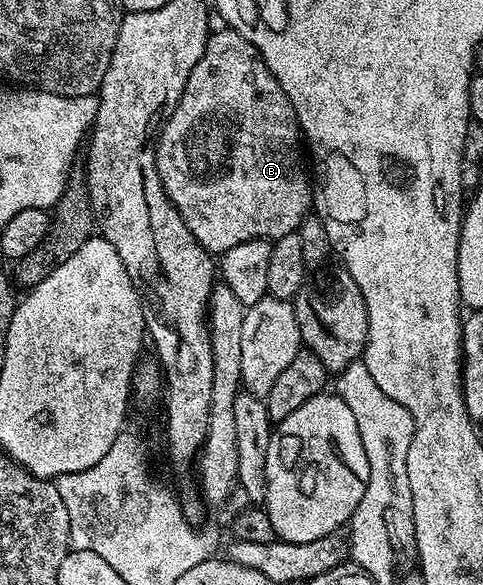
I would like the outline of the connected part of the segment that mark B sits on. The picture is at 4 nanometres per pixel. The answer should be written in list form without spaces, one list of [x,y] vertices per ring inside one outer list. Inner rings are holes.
[[[228,28],[214,31],[207,39],[201,60],[197,60],[197,68],[193,68],[193,72],[189,72],[189,80],[181,92],[181,100],[177,104],[177,108],[163,123],[163,129],[159,132],[155,147],[157,172],[161,176],[161,184],[169,196],[169,200],[177,208],[181,220],[185,220],[189,232],[193,232],[196,240],[212,256],[224,254],[229,248],[237,248],[237,244],[245,244],[249,240],[258,238],[274,240],[296,233],[313,210],[313,182],[309,177],[308,167],[307,170],[303,167],[303,154],[305,158],[305,150],[301,145],[299,121],[293,112],[293,104],[289,104],[289,96],[285,96],[281,84],[277,84],[273,72],[269,72],[265,60],[257,52],[257,48],[253,48],[253,44],[249,44],[249,40],[245,40],[245,36],[241,36],[236,30]]]

